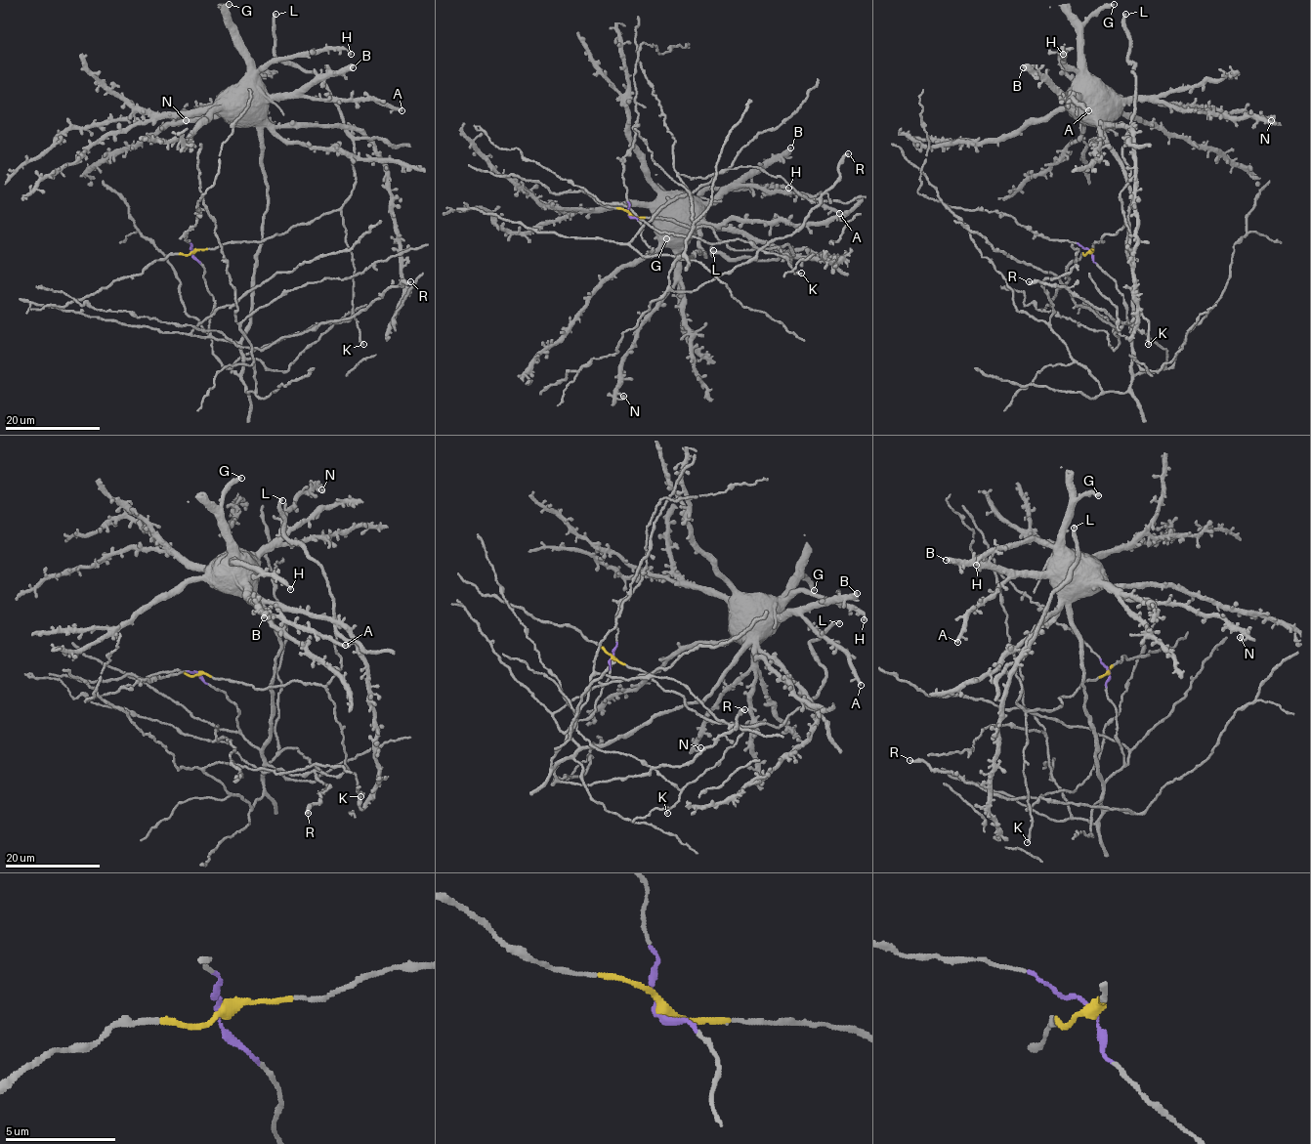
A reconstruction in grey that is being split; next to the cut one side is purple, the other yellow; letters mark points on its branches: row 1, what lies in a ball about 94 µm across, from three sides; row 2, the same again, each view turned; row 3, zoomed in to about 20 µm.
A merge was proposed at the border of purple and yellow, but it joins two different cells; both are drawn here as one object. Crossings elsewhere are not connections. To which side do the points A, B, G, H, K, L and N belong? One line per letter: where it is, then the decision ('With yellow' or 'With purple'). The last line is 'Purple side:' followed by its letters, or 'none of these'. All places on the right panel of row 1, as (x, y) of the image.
A: Place: (1088, 110). With purple
B: Place: (1023, 67). With purple
G: Place: (1114, 4). With purple
H: Place: (1063, 54). With purple
K: Place: (1148, 344). With yellow
L: Place: (1125, 14). With yellow
N: Place: (1271, 120). With purple
Purple side: A, B, G, H, N

